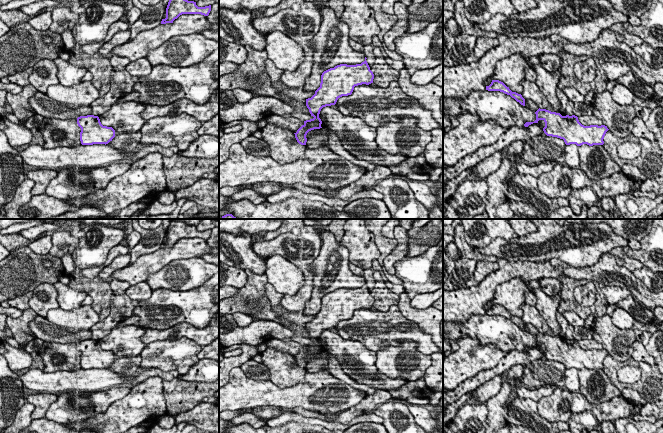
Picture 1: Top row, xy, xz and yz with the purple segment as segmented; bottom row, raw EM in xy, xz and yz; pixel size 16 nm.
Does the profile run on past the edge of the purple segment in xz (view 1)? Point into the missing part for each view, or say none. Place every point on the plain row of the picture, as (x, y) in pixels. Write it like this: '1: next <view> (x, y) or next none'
1: next none

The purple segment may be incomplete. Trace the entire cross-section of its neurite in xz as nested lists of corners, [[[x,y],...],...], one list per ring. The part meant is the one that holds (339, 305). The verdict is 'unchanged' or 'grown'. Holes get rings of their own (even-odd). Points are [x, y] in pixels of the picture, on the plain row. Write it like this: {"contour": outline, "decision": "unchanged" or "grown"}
{"contour": [[[365,281],[365,285],[361,288],[340,288],[322,297],[320,311],[315,315],[315,318],[311,322],[306,323],[306,330],[309,333],[311,340],[314,342],[304,345],[304,348],[297,354],[296,357],[294,357],[299,368],[306,369],[306,359],[309,355],[322,352],[322,345],[319,342],[319,338],[323,331],[335,329],[340,321],[351,319],[355,310],[362,308],[369,309],[373,307],[374,298],[370,294],[366,283],[367,282]]], "decision": "unchanged"}

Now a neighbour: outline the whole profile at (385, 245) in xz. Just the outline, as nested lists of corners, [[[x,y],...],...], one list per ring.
[[[364,219],[366,228],[375,236],[375,244],[380,251],[380,257],[377,260],[382,268],[384,267],[384,258],[388,256],[398,244],[395,238],[386,238],[381,234],[381,229],[388,220],[389,219]]]

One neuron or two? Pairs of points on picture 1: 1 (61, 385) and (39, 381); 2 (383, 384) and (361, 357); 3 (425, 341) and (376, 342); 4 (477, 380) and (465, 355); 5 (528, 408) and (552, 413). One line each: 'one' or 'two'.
1: one
2: one
3: one
4: two
5: two

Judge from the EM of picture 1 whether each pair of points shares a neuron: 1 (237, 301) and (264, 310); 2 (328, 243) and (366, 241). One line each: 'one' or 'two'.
1: one
2: two

